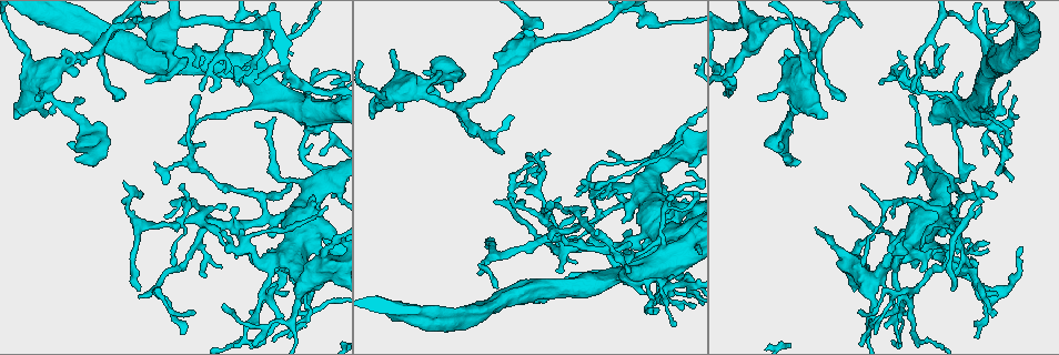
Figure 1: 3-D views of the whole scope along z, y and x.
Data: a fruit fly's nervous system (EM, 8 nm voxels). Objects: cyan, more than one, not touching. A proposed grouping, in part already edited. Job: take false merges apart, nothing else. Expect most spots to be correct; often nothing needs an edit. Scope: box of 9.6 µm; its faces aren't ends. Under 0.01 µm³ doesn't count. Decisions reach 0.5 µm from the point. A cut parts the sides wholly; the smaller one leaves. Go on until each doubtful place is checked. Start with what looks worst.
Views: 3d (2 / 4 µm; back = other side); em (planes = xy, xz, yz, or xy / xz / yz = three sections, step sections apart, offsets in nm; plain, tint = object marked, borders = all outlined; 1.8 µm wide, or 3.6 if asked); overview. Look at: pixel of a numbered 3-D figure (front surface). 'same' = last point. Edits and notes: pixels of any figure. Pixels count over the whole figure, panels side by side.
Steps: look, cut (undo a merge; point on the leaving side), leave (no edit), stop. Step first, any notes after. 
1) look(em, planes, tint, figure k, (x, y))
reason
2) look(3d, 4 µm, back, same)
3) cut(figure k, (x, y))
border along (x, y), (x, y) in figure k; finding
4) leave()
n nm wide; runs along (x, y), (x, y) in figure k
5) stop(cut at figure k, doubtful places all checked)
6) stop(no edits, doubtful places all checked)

look(em, xz, step 16, tint, figure 1, (675, 205))
thin arm on a thick one

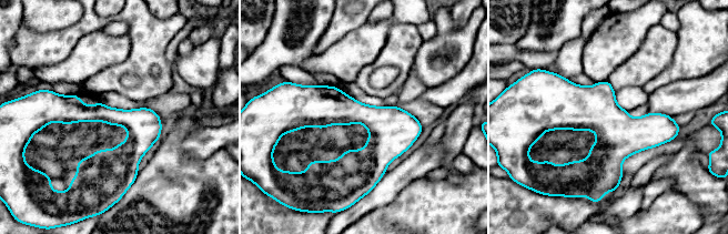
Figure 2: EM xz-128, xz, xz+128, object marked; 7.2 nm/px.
look(em, planes, tint, same)
cut it another way

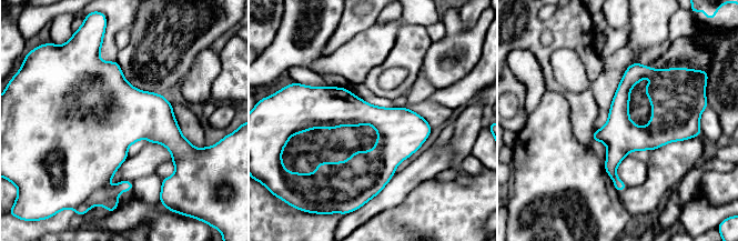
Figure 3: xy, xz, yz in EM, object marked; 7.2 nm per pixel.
leave()
runs along (306, 113), (367, 113), (427, 131) in figure 3; all the same neuron

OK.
look(em, yz, step 4, tint, figure 1, (1008, 158))
sharp bend

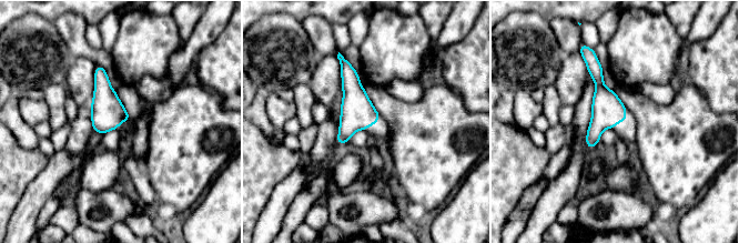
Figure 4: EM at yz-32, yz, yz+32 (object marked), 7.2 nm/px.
look(em, planes, borders, same)
cut it another way

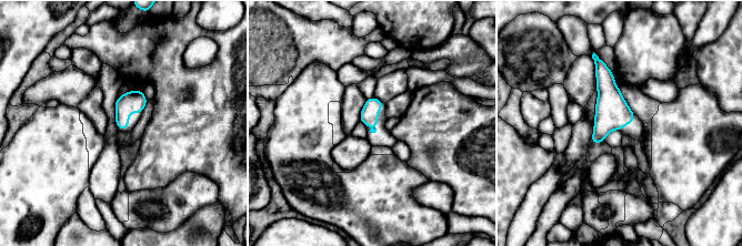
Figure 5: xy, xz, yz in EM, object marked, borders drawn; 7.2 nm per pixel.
leave()
continuous, no second neuron

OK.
look(3d, 2 µm, figure 1, (666, 233))
branch point

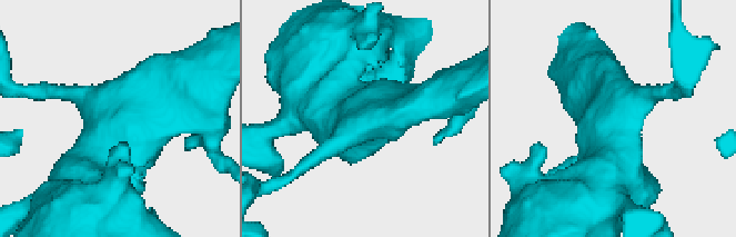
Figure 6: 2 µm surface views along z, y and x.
look(em, xz, step 16, tint, figure 6, (360, 115))
3 arms

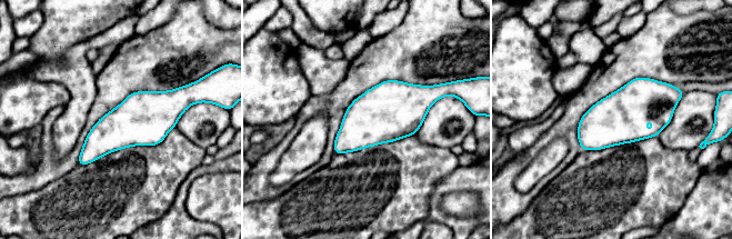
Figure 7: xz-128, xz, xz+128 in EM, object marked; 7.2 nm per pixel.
look(em, planes, tint, same)
cut it another way

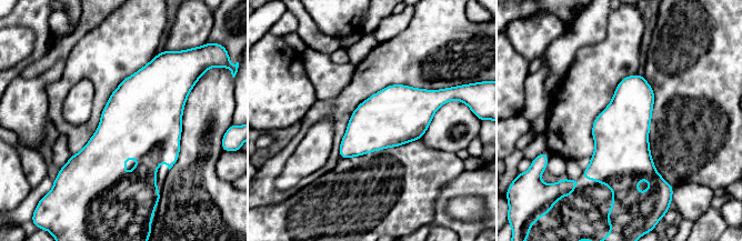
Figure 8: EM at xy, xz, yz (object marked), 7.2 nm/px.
leave()
400 nm wide; all the same neuron

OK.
look(em, 3.6 µm, yz, step 16, tint, figure 1, (668, 275))

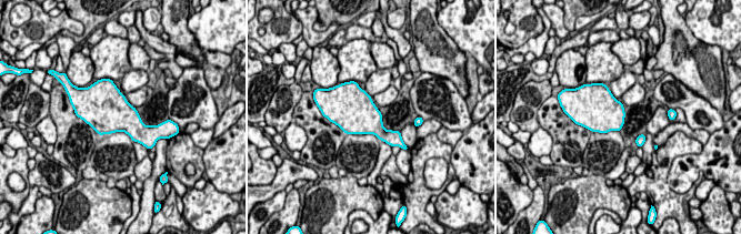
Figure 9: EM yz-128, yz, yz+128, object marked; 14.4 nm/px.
leave()
300 nm wide; one neuron here

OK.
look(em, planes, tint, figure 1, (287, 254))
thick turns thin

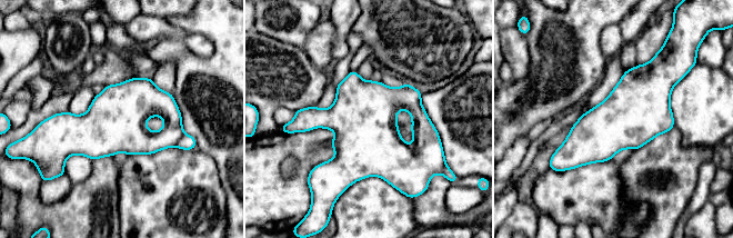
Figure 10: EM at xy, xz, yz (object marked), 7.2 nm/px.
leave()
all the same neuron

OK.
look(em, planes, tint, figure 1, (426, 87))
sudden change in width

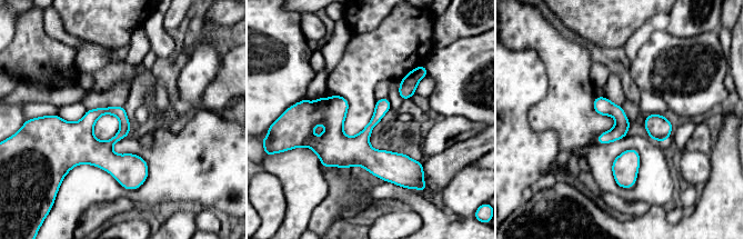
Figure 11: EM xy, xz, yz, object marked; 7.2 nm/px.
leave()
80 nm wide; runs along (304, 117), (420, 167) in figure 11; one neuron here

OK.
stop(no edits, doubtful places all checked)

